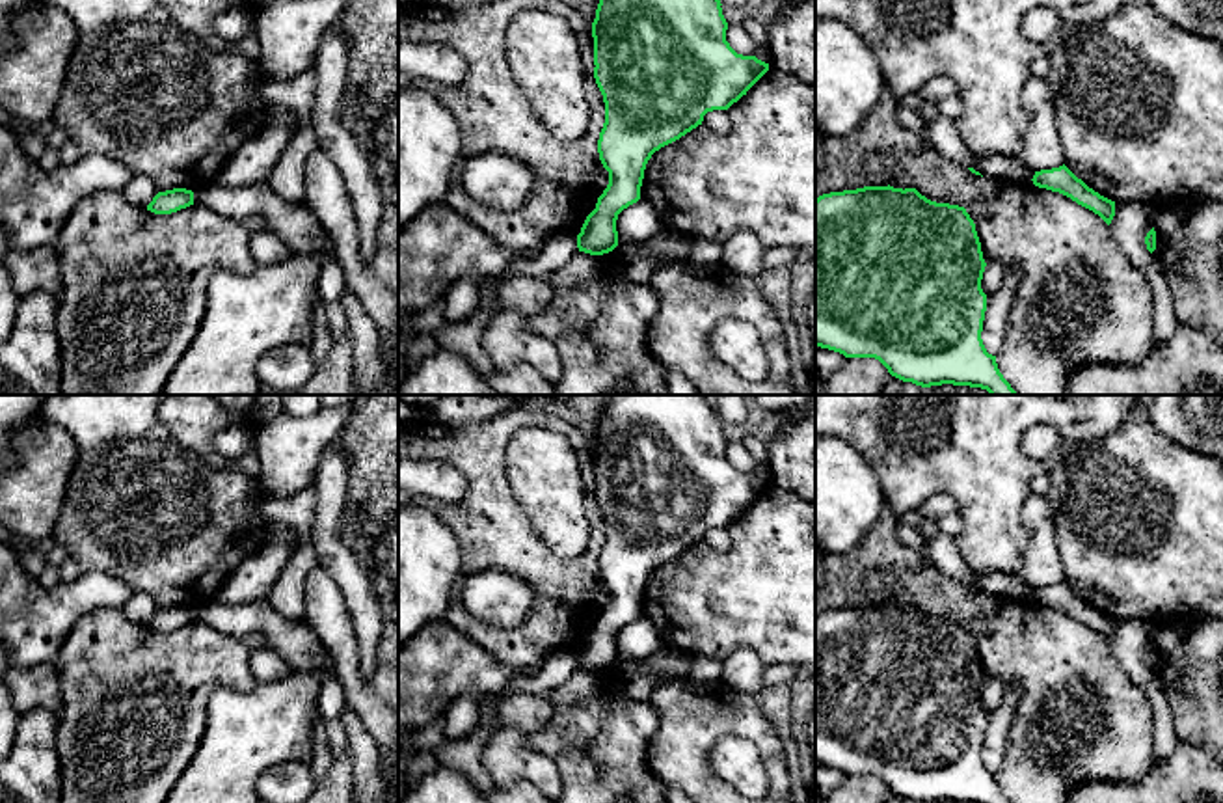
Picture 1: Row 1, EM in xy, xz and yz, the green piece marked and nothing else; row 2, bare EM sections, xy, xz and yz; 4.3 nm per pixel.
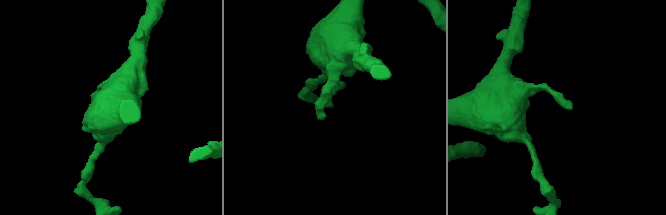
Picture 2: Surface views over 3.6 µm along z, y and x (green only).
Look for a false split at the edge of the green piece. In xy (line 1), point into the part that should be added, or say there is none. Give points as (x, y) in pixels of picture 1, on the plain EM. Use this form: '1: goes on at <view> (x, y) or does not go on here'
1: does not go on here

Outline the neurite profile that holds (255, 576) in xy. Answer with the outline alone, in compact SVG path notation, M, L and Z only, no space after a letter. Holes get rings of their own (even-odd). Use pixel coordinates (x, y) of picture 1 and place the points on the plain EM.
M296 535L283 537L248 555L225 579L216 600L231 606L266 600L298 544Z

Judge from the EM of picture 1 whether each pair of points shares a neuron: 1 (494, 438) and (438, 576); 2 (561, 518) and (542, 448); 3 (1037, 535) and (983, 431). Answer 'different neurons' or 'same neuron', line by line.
1: different neurons
2: same neuron
3: different neurons

